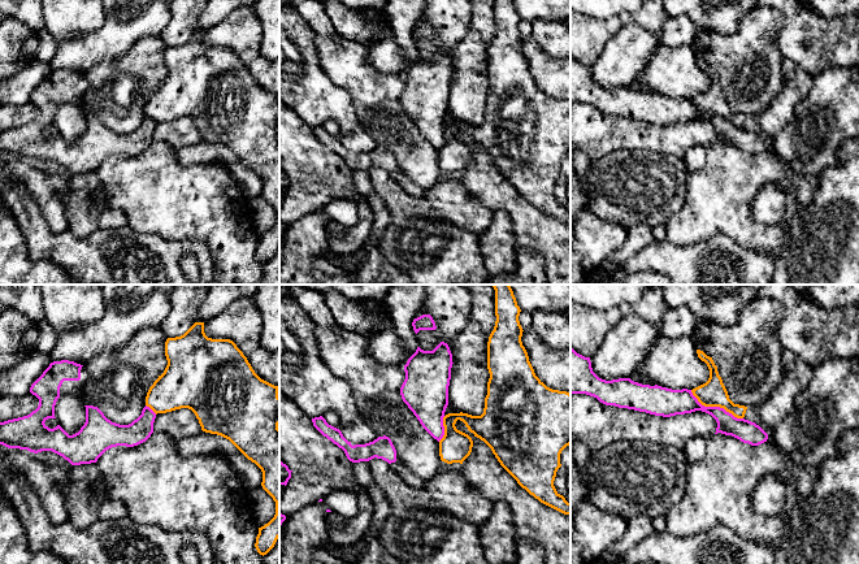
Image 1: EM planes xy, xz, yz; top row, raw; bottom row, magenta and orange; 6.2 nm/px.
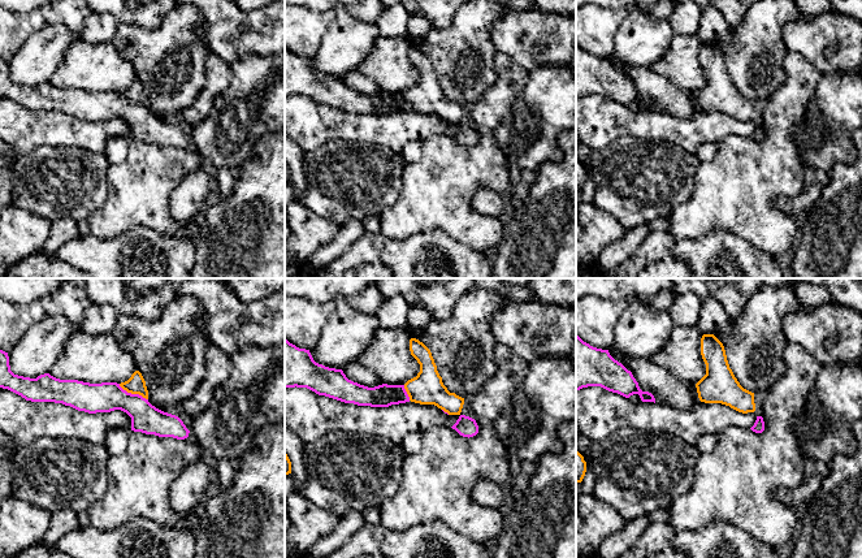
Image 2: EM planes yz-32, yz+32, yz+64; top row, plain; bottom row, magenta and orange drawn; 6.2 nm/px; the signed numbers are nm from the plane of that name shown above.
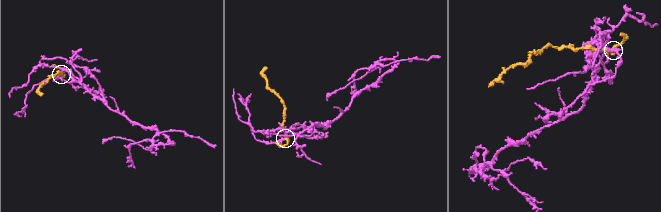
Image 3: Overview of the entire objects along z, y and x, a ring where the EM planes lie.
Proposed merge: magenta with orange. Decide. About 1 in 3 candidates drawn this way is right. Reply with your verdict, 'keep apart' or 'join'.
keep apart

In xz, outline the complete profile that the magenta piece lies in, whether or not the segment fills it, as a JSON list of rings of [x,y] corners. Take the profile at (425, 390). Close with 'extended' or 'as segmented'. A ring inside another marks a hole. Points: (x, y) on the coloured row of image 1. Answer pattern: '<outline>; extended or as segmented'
[[[441,342],[433,351],[417,347],[404,365],[402,399],[422,428],[438,442],[444,435],[443,417],[448,405],[452,364],[448,344]]]; as segmented

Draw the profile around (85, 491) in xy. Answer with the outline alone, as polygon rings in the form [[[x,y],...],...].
[[[95,463],[66,468],[69,480],[61,487],[65,498],[69,522],[87,528],[99,520],[103,502],[108,498],[103,476]]]

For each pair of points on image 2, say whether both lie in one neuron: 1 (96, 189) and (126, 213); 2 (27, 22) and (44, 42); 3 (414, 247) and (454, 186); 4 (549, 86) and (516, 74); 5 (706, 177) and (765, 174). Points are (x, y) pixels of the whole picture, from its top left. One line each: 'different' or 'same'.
1: different
2: different
3: different
4: different
5: same

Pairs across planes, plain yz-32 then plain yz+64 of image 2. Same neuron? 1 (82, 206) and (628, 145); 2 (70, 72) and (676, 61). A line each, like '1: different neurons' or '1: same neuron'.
1: same neuron
2: same neuron

